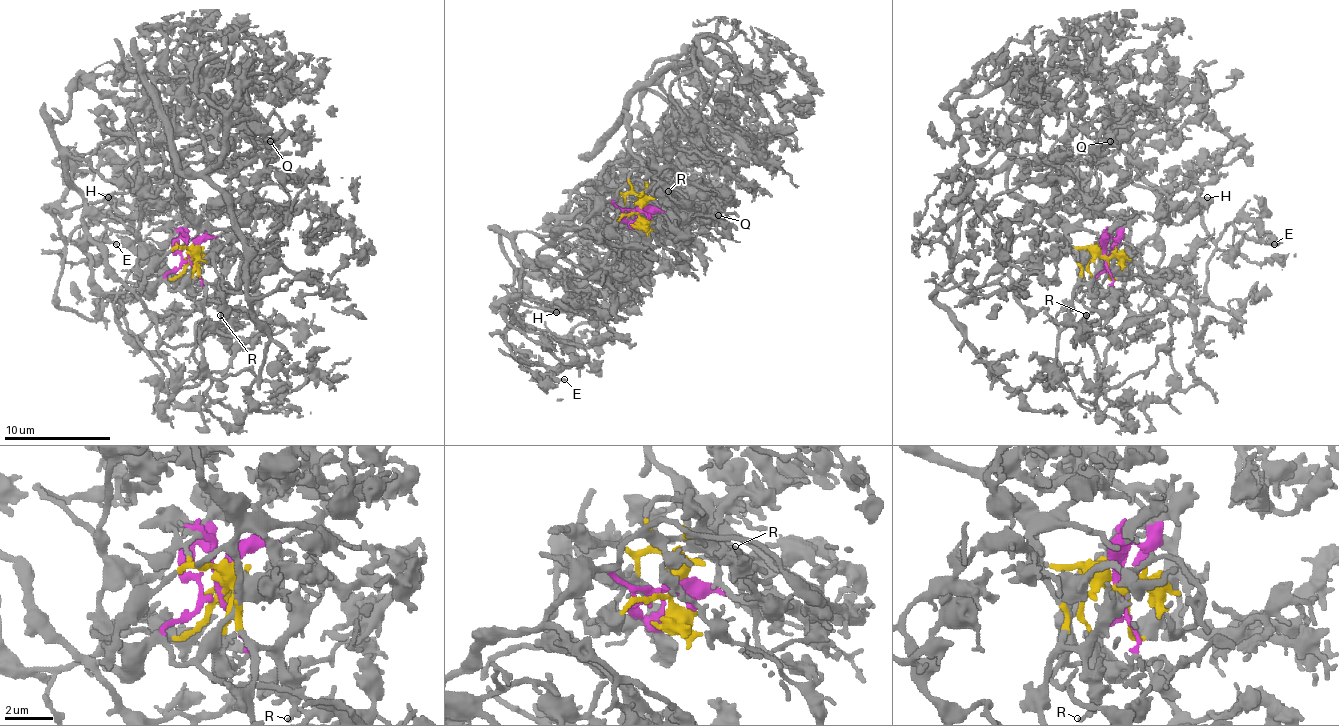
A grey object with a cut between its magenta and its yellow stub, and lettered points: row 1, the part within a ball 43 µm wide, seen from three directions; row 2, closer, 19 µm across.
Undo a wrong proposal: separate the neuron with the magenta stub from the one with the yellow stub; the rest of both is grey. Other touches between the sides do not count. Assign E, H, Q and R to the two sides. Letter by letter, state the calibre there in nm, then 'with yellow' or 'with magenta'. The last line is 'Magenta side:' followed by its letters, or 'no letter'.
E: 300 nm thick; with magenta
H: 170 nm thick; with magenta
Q: 240 nm thick; with yellow
R: 160 nm thick; with yellow
Magenta side: E, H

